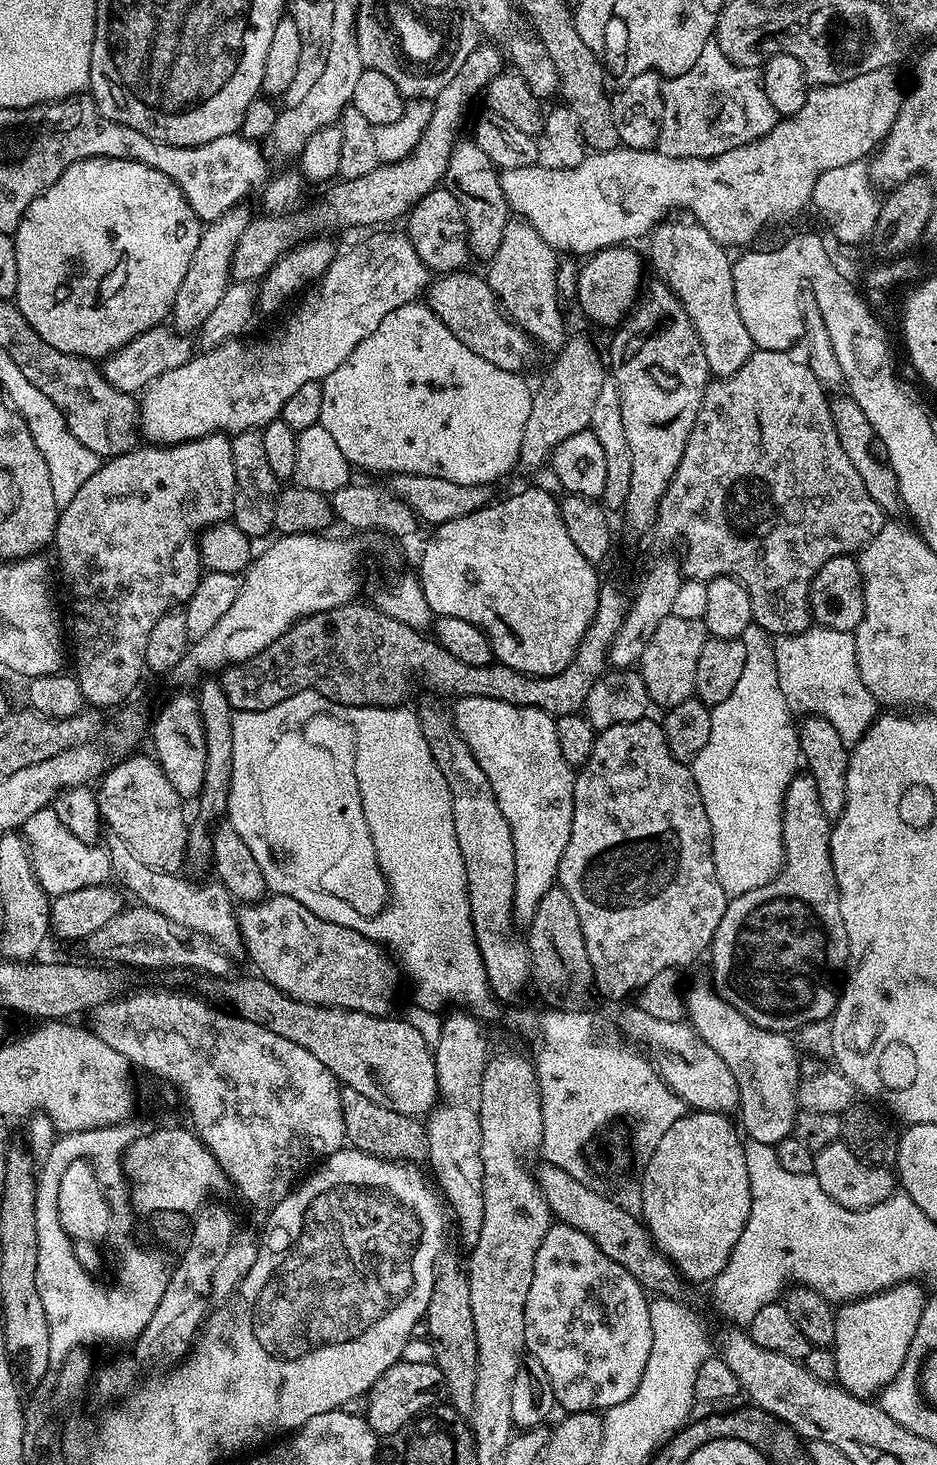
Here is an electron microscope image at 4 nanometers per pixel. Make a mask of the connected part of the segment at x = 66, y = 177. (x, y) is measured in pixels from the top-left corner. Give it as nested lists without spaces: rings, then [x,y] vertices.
[[[90,158],[74,162],[26,210],[16,228],[16,257],[18,258],[18,290],[14,297],[17,310],[38,330],[44,341],[50,342],[54,350],[62,350],[67,356],[83,356],[85,358],[103,358],[111,352],[117,352],[126,342],[138,338],[146,330],[163,325],[169,319],[172,303],[178,294],[178,286],[182,286],[182,278],[186,278],[186,270],[190,266],[190,258],[194,258],[194,250],[200,241],[202,222],[190,208],[190,202],[178,190],[178,186],[162,170],[154,170],[142,162],[130,162],[118,158]]]

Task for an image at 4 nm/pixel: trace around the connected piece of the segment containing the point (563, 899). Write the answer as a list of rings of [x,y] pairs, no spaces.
[[[553,886],[542,894],[542,902],[538,902],[538,910],[534,918],[527,925],[528,957],[532,963],[531,983],[536,984],[536,992],[545,1000],[544,1004],[549,1008],[561,1008],[564,1011],[578,1011],[587,1009],[594,997],[594,970],[590,966],[590,954],[586,954],[586,938],[582,938],[582,922],[578,922],[578,910],[574,910],[574,902],[570,894],[559,886]]]

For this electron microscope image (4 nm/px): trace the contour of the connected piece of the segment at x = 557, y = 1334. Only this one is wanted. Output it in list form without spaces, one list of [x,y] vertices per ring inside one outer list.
[[[556,1222],[550,1226],[534,1260],[532,1282],[526,1298],[524,1340],[525,1351],[529,1355],[534,1356],[546,1370],[546,1374],[548,1374],[551,1382],[554,1399],[560,1408],[561,1406],[564,1408],[563,1411],[567,1413],[604,1412],[612,1408],[612,1392],[616,1392],[616,1380],[620,1380],[620,1372],[624,1372],[624,1364],[636,1364],[636,1360],[628,1360],[628,1356],[632,1356],[632,1352],[636,1352],[636,1344],[632,1344],[632,1340],[640,1340],[640,1344],[648,1344],[649,1348],[653,1345],[653,1330],[650,1329],[648,1302],[649,1297],[647,1291],[641,1284],[637,1282],[634,1276],[622,1267],[620,1263],[614,1262],[612,1258],[604,1254],[592,1238],[582,1231],[574,1230],[569,1224]]]

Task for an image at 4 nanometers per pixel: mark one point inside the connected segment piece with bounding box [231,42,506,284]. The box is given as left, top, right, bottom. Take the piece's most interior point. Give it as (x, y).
(391, 190)

